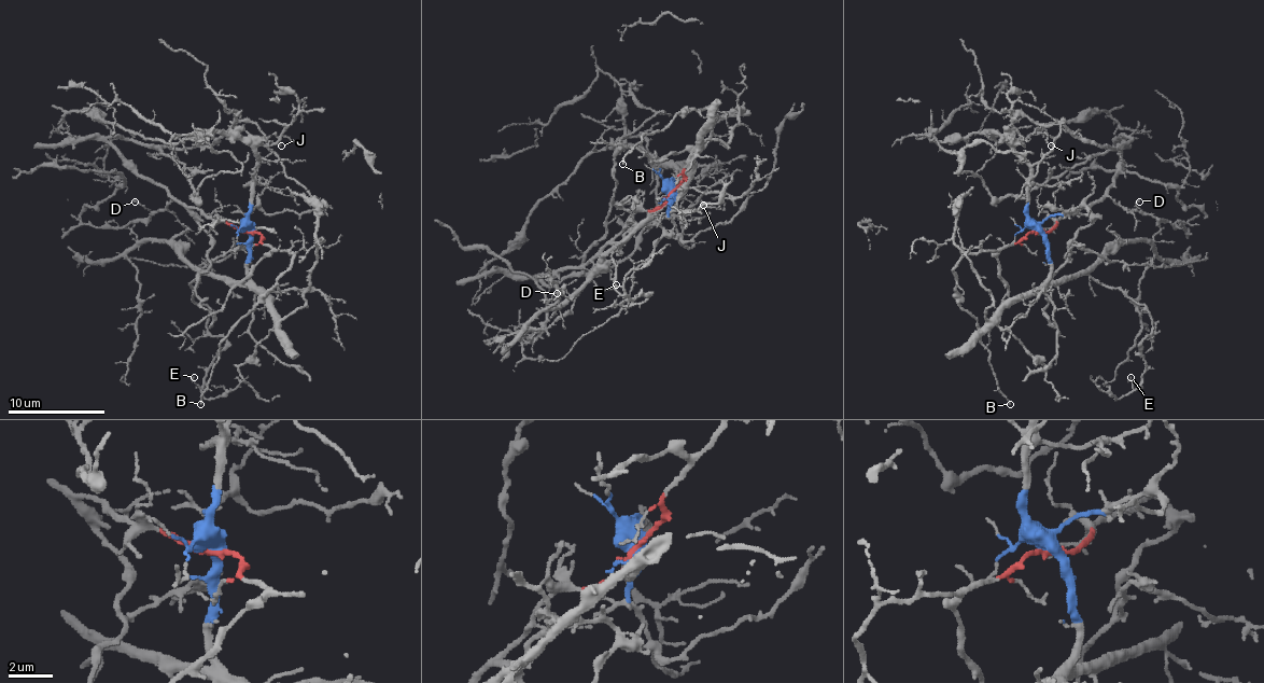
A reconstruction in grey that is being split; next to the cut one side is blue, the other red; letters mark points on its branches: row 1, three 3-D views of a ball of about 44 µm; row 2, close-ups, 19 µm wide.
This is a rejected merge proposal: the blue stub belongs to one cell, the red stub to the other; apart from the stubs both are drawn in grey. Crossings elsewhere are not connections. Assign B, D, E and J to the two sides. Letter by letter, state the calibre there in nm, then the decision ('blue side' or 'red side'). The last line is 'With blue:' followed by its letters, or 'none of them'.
B: 140 nm | red side
D: 130 nm | red side
E: 140 nm | blue side
J: 130 nm | red side
With blue: E

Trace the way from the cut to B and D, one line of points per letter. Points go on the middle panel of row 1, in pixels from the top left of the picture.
B: (671, 194), (688, 162), (710, 137), (714, 121), (710, 108), (680, 111), (661, 130), (642, 137), (621, 164)
D: (671, 194), (651, 210), (638, 210), (592, 262), (588, 281), (575, 296), (556, 293)

